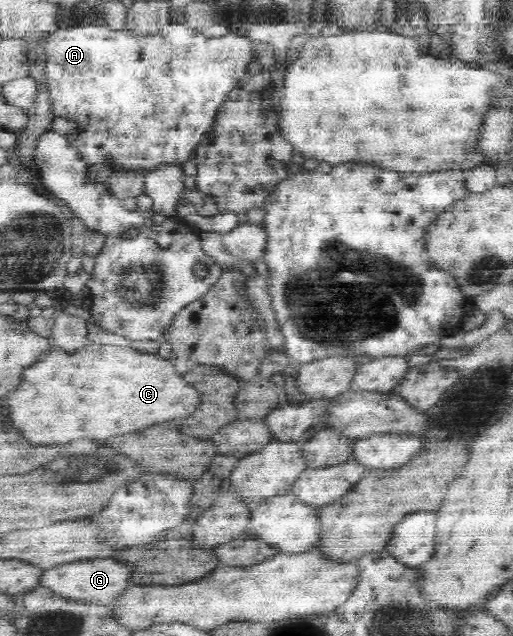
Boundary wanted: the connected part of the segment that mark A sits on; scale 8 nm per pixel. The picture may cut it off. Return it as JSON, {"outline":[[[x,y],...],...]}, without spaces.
{"outline":[[[185,24],[173,25],[167,29],[161,29],[155,35],[135,35],[126,29],[123,31],[113,31],[105,25],[82,25],[69,26],[61,28],[51,33],[44,45],[45,50],[45,77],[50,85],[50,100],[58,117],[69,117],[84,127],[84,134],[70,136],[70,140],[77,145],[82,155],[85,155],[87,163],[95,164],[110,159],[117,169],[135,169],[142,167],[143,169],[151,169],[159,163],[185,163],[192,160],[194,151],[199,143],[202,142],[206,131],[211,129],[212,123],[215,121],[219,108],[226,100],[227,94],[237,87],[241,86],[244,78],[248,77],[249,63],[255,61],[255,43],[253,39],[245,35],[243,32],[229,32],[221,37],[206,37],[196,32],[188,31]]]}

